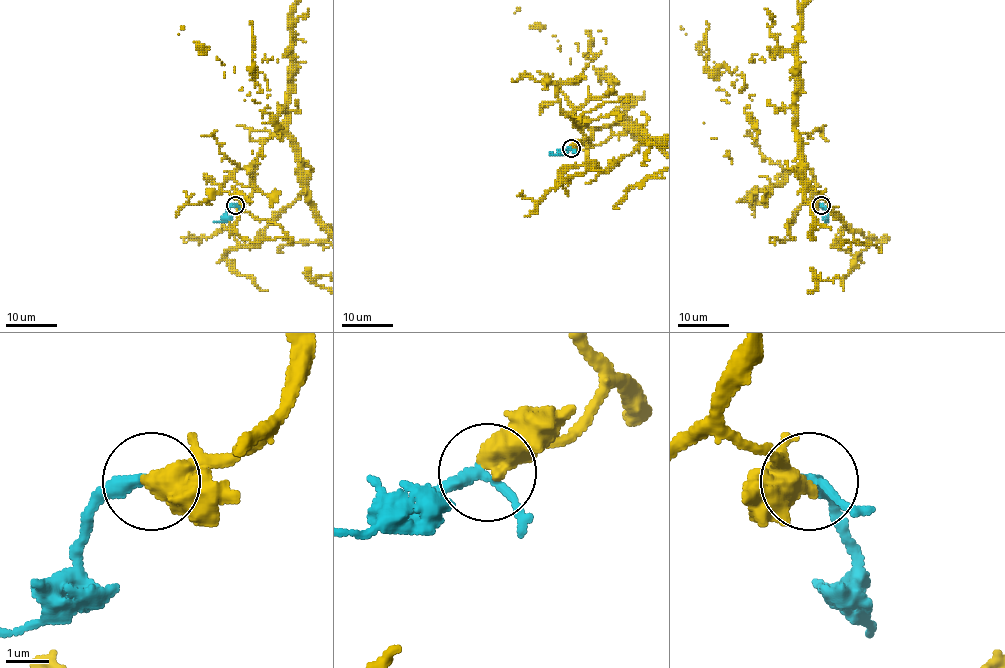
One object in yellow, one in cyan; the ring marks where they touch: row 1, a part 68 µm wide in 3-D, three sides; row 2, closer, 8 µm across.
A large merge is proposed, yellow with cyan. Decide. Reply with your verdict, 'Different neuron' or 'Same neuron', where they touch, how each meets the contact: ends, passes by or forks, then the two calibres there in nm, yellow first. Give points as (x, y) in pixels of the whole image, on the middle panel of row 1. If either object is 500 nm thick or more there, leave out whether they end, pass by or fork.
Same neuron. Place: (571, 148). Thickness 600 nm (yellow) against 240 nm

